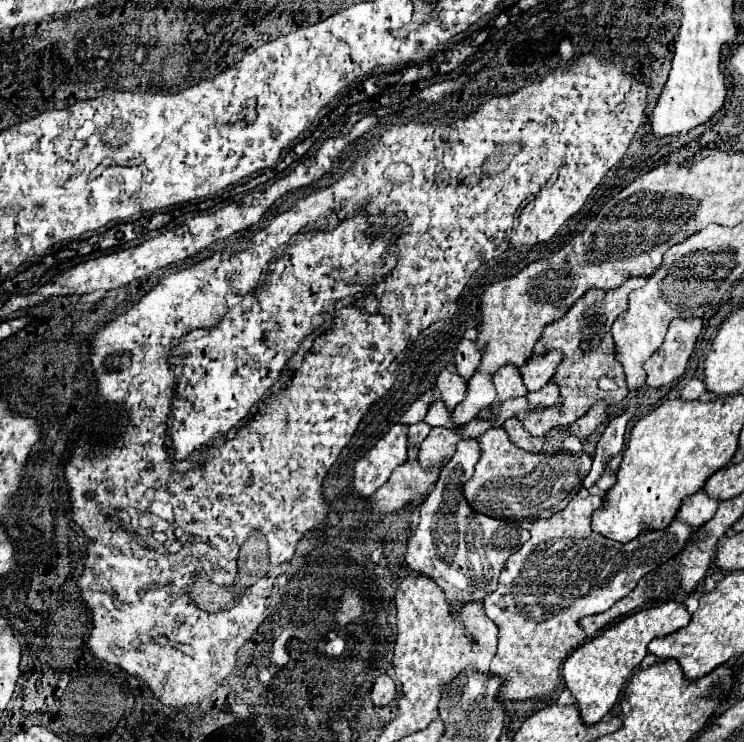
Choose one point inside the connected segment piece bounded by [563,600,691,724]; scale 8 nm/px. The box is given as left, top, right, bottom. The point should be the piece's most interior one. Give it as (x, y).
(595, 673)

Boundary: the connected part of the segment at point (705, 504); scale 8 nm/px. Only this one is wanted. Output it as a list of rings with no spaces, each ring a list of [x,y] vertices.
[[[699,490],[697,494],[683,500],[683,504],[677,512],[677,520],[685,522],[689,526],[701,526],[713,518],[717,506],[719,506],[717,500],[709,498],[703,490]]]

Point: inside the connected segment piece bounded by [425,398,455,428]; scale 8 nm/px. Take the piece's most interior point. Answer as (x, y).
(437, 416)

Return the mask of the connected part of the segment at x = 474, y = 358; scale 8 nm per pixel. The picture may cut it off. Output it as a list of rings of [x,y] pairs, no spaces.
[[[461,338],[459,344],[455,346],[453,358],[455,358],[455,372],[467,380],[473,376],[473,370],[477,370],[481,352],[477,350],[475,342]]]

